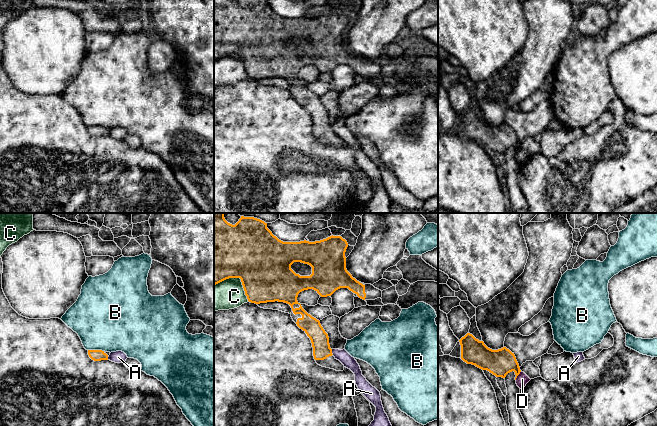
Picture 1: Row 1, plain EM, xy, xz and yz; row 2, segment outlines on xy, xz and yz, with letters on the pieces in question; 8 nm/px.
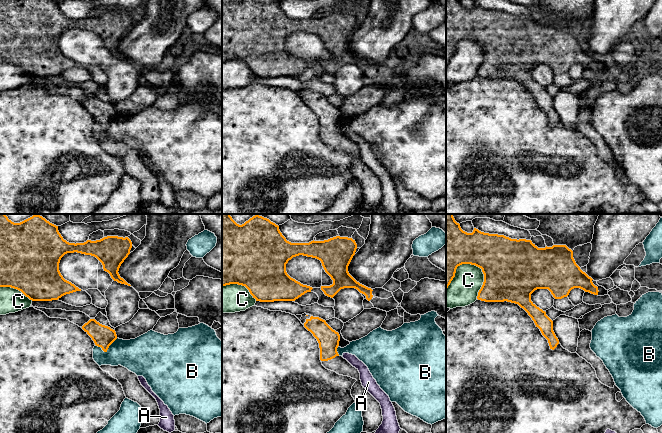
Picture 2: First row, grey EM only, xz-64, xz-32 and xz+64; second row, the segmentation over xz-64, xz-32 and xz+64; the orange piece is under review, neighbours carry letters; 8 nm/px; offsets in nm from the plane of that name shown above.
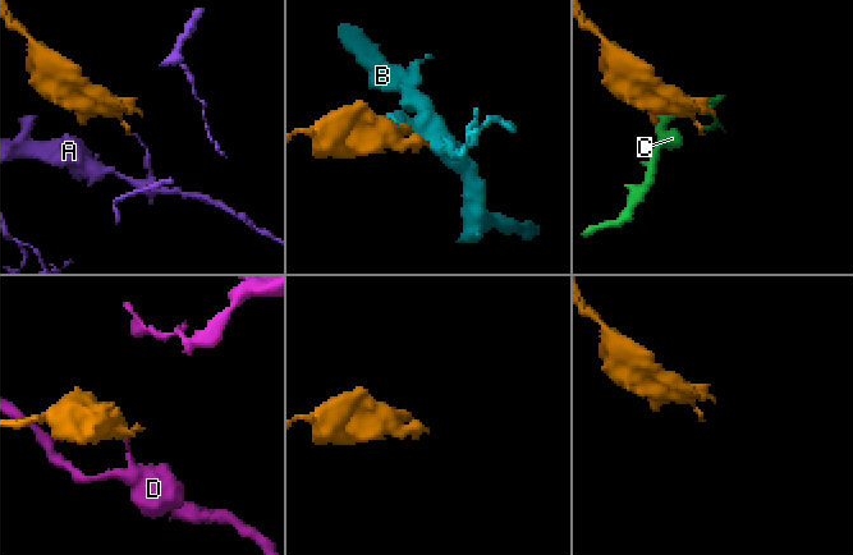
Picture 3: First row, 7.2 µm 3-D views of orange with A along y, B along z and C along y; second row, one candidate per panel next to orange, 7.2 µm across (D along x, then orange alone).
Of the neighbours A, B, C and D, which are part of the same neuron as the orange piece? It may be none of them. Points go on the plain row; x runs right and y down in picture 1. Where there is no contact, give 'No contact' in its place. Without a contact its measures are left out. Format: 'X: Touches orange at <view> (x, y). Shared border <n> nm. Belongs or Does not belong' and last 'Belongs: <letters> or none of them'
A: Touches orange at xz (331, 128). Shared border 50 nm. Does not belong
B: Touches orange at xy (96, 126). Shared border 130 nm. Does not belong
C: Touches orange at xz (238, 53). Shared border 300 nm. Does not belong
D: Touches orange at yz (518, 150). Shared border 90 nm. Does not belong
Belongs: none of them

